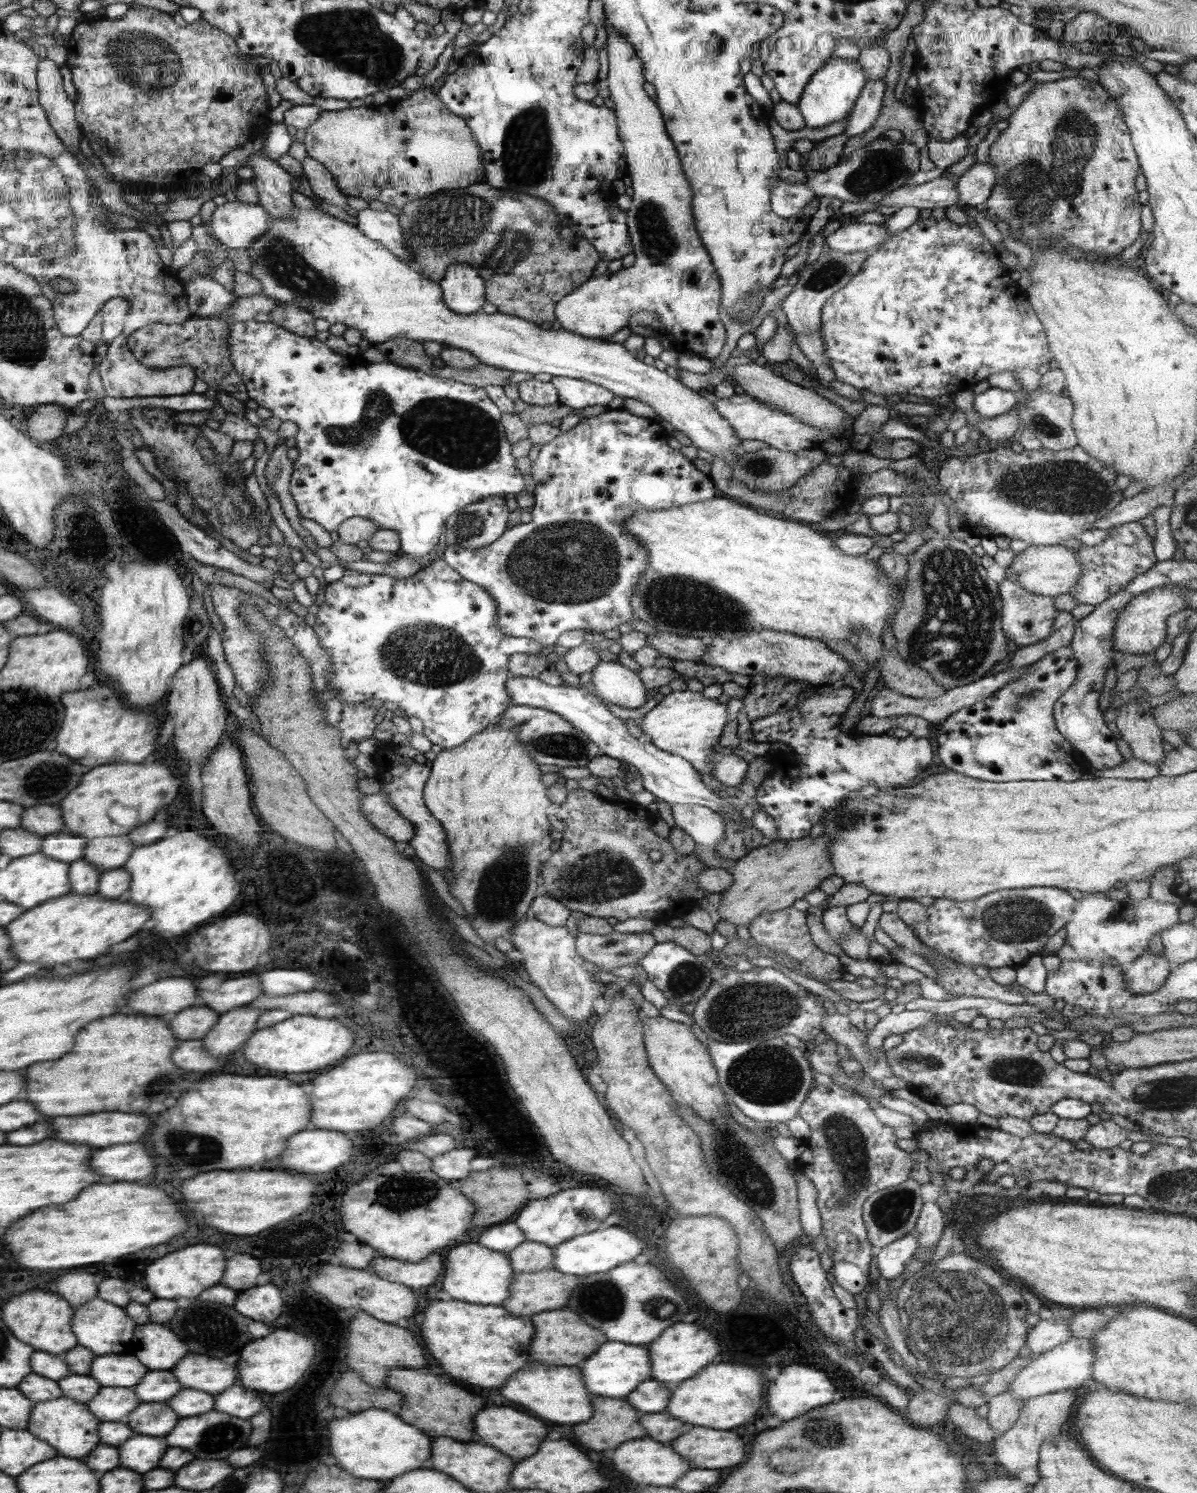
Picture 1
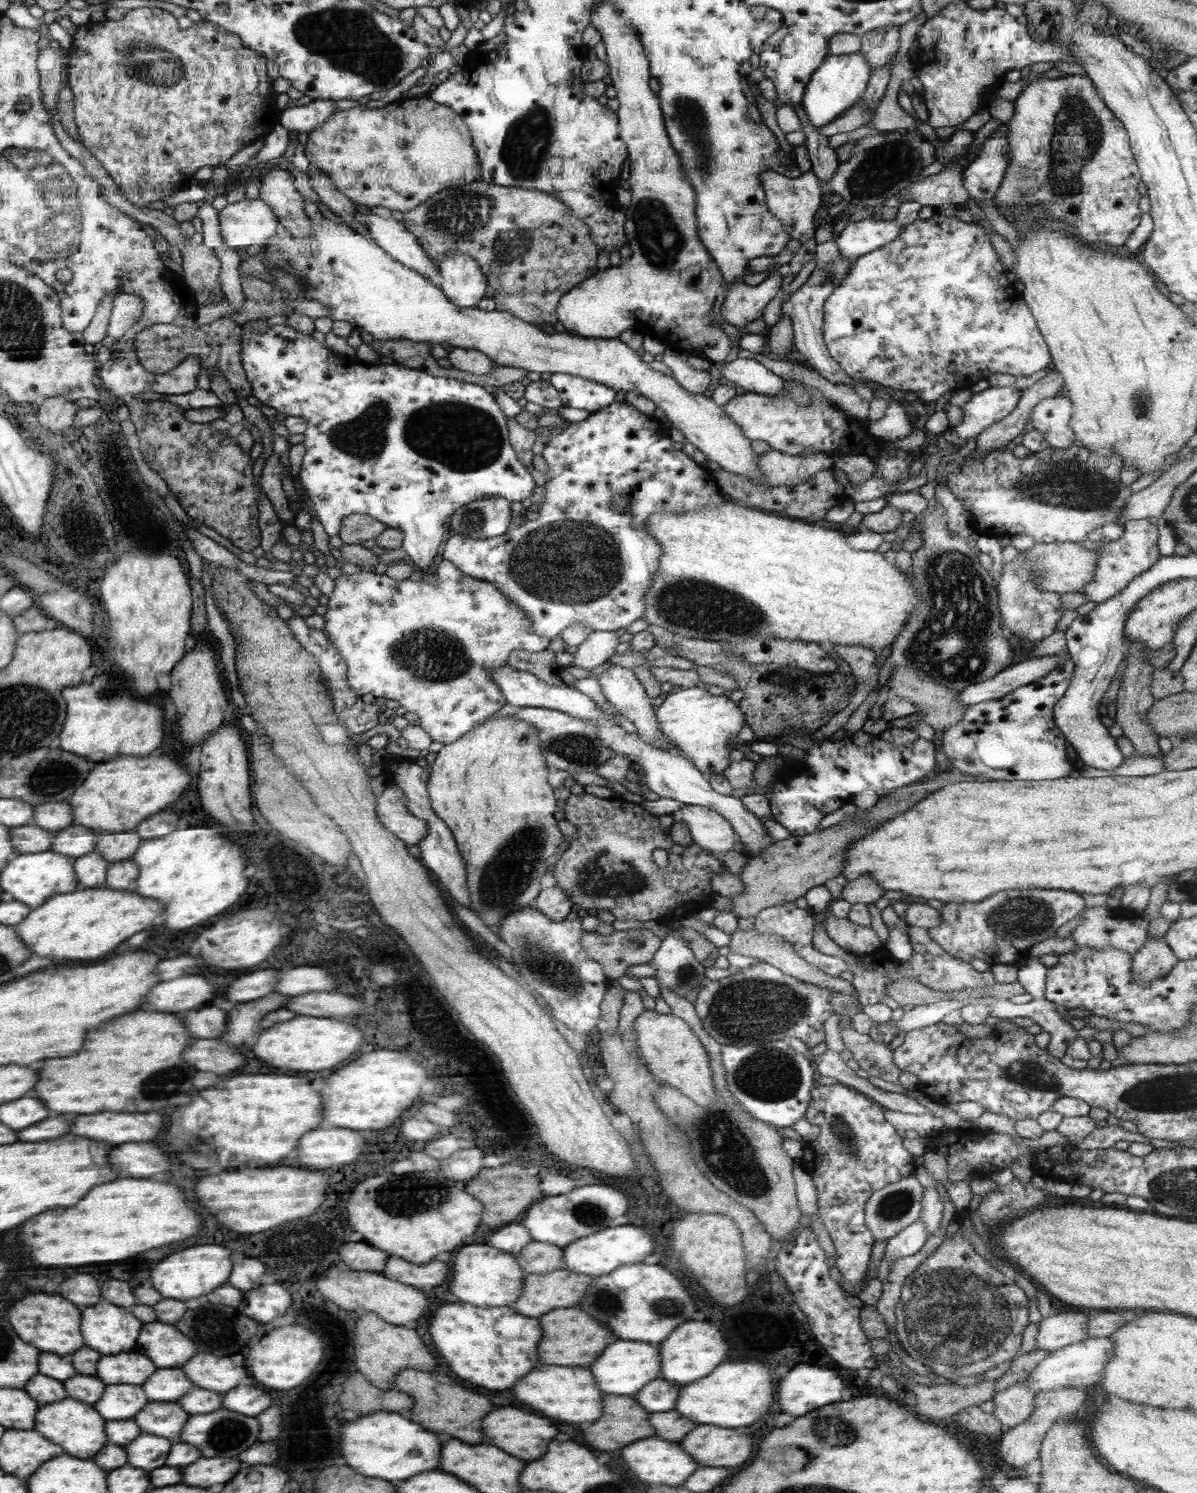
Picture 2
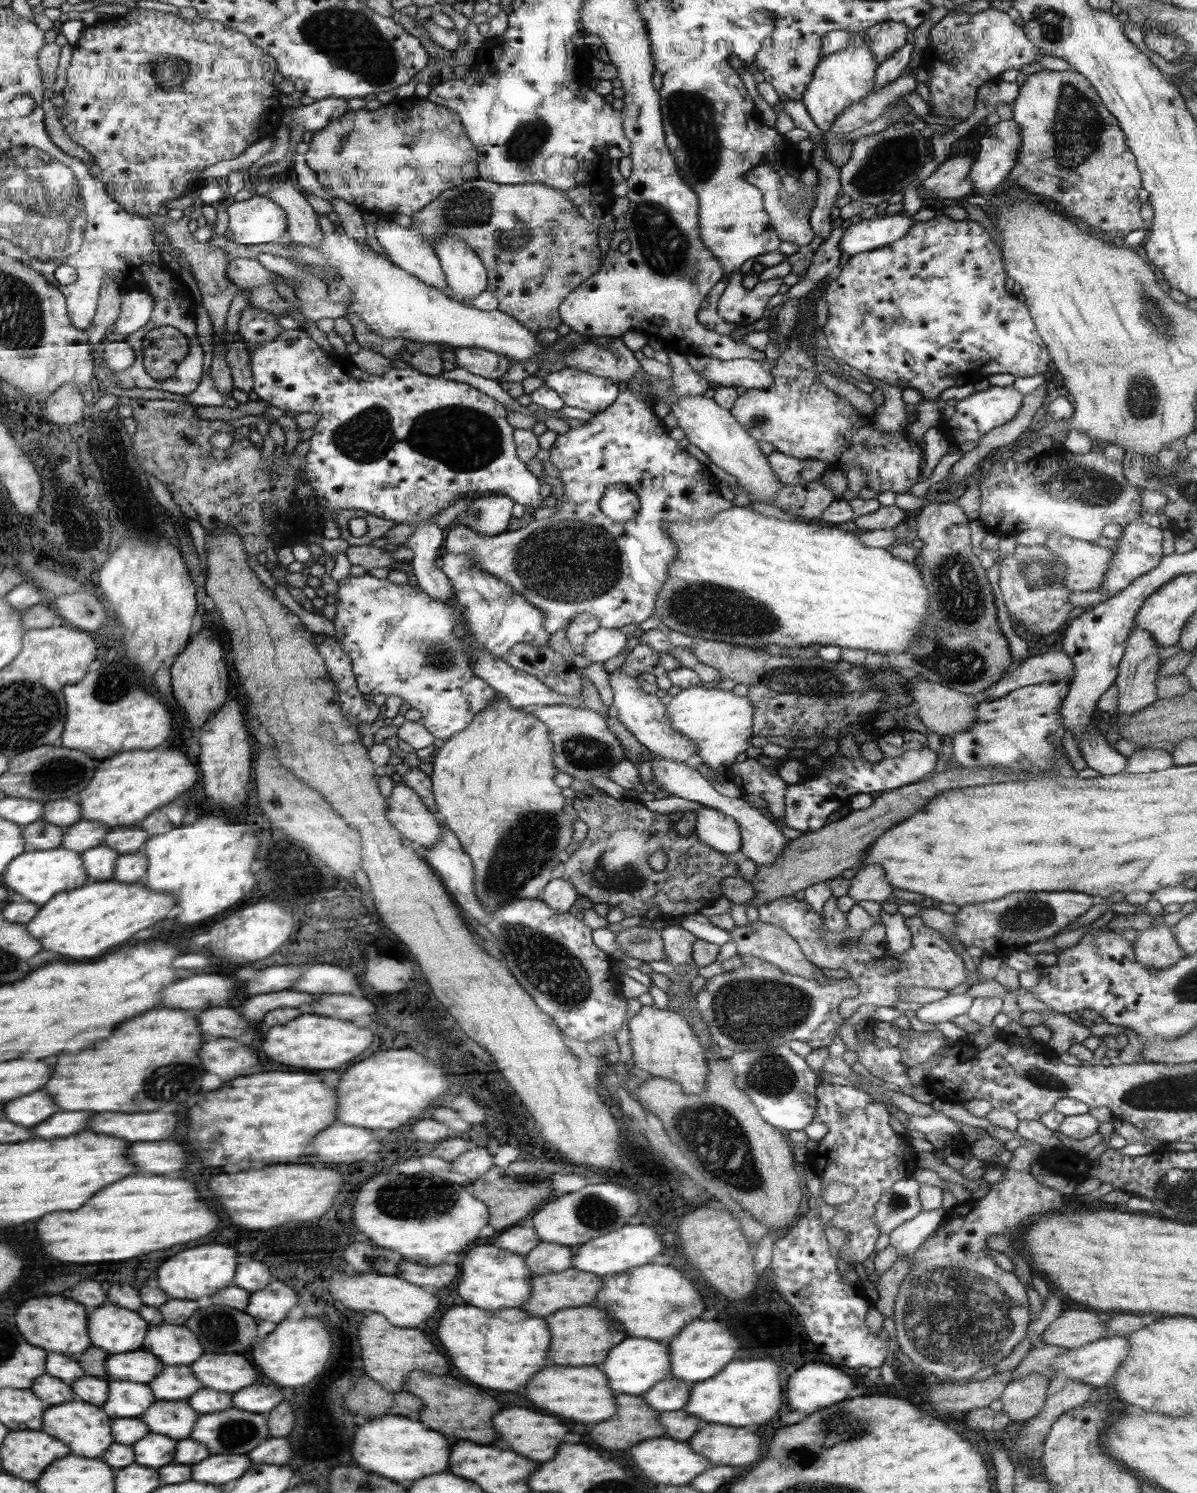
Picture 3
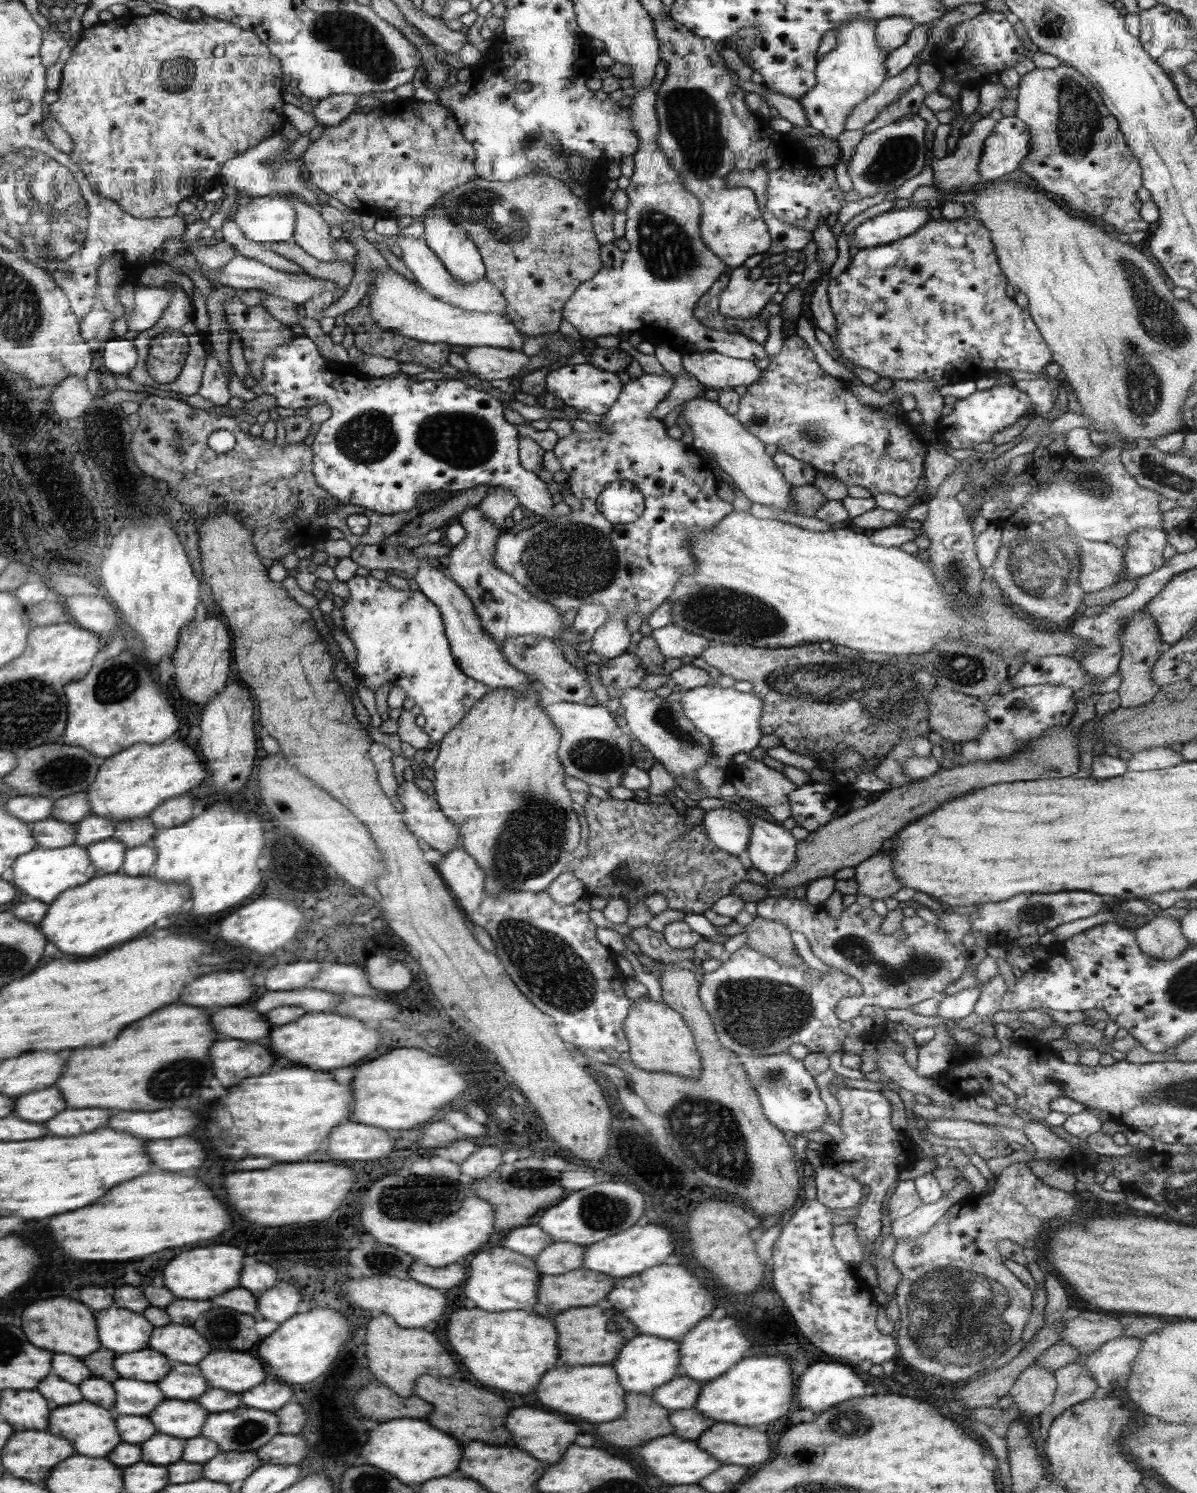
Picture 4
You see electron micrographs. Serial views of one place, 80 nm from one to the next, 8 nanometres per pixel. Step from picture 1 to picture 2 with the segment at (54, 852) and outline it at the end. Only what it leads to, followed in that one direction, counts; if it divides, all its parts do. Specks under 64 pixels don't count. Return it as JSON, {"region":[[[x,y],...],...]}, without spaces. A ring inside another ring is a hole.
{"region":[[[73,824],[68,829],[55,833],[51,850],[73,859],[84,857],[95,850],[98,835],[94,829]]]}

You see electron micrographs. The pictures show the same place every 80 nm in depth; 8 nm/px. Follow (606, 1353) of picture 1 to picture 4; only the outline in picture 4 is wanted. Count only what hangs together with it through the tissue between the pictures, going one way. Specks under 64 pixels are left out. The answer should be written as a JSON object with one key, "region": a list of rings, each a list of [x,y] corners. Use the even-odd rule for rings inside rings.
{"region":[[[638,1336],[632,1338],[622,1352],[618,1354],[618,1360],[614,1360],[614,1370],[620,1378],[620,1384],[628,1392],[642,1392],[652,1394],[654,1390],[666,1384],[668,1380],[678,1377],[680,1368],[680,1357],[678,1352],[679,1341],[654,1338],[654,1336]]]}

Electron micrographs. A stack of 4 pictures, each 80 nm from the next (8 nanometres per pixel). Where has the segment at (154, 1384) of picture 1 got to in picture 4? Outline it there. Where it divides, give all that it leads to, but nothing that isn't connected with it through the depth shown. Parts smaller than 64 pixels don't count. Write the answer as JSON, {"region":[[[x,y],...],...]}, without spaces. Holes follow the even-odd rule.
{"region":[[[174,1363],[168,1376],[158,1381],[160,1390],[165,1398],[178,1398],[178,1400],[192,1400],[200,1398],[208,1390],[208,1382],[204,1382],[204,1376],[200,1376],[198,1365]]]}

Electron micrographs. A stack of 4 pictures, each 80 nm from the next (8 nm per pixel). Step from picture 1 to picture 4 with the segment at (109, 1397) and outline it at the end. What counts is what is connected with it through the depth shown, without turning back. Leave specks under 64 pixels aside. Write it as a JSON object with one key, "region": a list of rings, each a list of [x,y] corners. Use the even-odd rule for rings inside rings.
{"region":[[[120,1378],[114,1382],[116,1396],[115,1414],[134,1414],[134,1416],[148,1416],[165,1396],[158,1384],[154,1382],[140,1382],[140,1380],[128,1380]]]}

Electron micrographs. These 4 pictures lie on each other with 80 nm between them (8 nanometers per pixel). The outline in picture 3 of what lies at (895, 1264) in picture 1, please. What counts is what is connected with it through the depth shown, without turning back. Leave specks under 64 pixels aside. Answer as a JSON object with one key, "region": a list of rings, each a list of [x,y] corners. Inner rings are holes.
{"region":[[[942,1207],[934,1210],[922,1210],[912,1220],[904,1222],[891,1230],[889,1244],[897,1248],[899,1254],[915,1251],[942,1224],[946,1210]]]}

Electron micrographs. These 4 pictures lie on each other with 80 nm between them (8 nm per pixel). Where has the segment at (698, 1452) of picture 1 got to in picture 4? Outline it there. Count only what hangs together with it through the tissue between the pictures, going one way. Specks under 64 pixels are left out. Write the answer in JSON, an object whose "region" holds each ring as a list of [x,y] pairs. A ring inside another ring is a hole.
{"region":[[[724,1422],[710,1426],[698,1446],[724,1464],[762,1464],[772,1458],[768,1434]]]}

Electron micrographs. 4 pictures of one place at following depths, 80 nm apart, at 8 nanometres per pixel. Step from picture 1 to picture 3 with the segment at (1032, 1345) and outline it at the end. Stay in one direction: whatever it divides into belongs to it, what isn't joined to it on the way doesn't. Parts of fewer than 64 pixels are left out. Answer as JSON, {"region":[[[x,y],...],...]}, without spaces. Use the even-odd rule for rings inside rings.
{"region":[[[1088,1308],[1066,1310],[1041,1334],[1042,1342],[1065,1349],[1080,1348],[1107,1337],[1104,1316]]]}

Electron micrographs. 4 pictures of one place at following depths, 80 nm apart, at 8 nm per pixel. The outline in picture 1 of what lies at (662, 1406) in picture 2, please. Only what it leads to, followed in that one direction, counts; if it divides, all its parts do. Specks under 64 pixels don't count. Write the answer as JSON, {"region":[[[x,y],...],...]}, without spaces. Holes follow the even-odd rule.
{"region":[[[646,1379],[635,1388],[626,1400],[642,1413],[664,1412],[673,1386],[656,1379]]]}

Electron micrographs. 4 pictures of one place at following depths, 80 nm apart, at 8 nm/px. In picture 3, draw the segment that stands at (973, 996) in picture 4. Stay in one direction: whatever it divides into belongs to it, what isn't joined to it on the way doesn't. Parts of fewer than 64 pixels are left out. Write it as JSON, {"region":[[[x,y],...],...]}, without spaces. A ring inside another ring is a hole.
{"region":[[[968,993],[949,994],[947,997],[924,1005],[920,1011],[915,1012],[915,1016],[922,1022],[932,1024],[948,1022],[956,1018],[956,1016],[964,1016],[964,1014],[967,1014],[974,999]]]}

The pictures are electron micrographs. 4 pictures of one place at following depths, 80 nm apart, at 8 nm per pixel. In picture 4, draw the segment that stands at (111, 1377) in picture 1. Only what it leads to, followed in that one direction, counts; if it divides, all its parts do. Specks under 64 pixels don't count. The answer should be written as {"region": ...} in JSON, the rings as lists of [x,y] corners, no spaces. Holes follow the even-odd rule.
{"region":[[[146,1348],[136,1353],[116,1355],[113,1365],[122,1378],[158,1382],[172,1370],[172,1362],[165,1354]]]}

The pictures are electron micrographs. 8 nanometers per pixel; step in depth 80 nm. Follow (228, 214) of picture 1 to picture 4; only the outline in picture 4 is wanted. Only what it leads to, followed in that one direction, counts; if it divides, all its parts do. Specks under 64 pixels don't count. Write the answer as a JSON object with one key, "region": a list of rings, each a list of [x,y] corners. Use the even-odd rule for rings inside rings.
{"region":[[[254,197],[249,204],[236,204],[231,212],[247,239],[254,242],[286,242],[297,229],[297,212],[286,198]]]}

